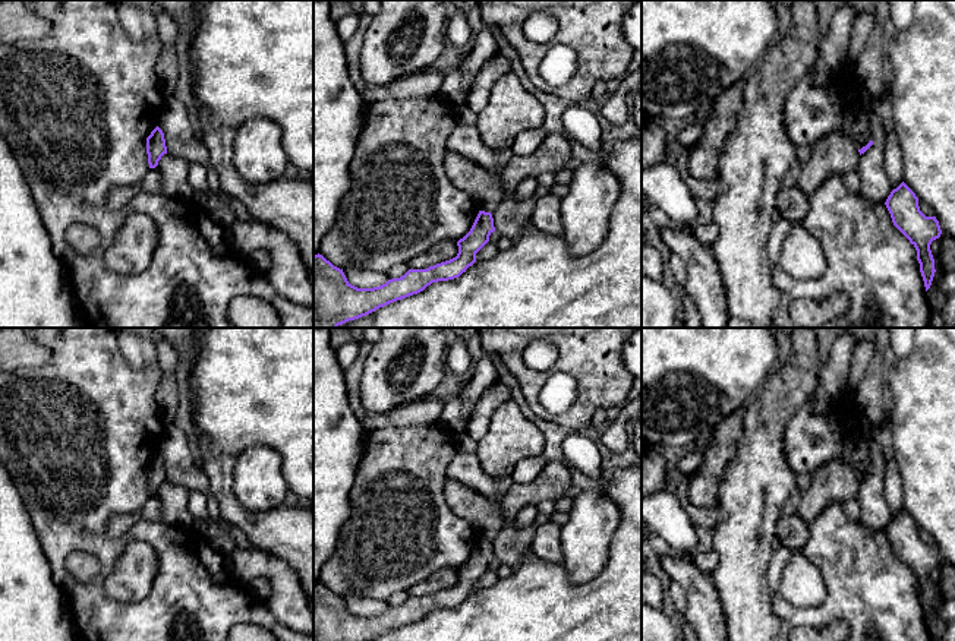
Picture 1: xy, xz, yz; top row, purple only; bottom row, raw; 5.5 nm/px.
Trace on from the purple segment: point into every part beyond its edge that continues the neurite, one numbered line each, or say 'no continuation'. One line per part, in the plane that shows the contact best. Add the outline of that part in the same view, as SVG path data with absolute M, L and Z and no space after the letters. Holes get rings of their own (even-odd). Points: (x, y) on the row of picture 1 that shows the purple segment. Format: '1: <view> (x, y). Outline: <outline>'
no continuation

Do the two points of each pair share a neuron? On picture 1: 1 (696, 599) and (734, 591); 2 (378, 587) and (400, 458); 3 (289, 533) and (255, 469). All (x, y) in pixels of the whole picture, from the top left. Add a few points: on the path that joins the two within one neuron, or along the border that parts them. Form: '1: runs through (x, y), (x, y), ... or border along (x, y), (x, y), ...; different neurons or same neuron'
1: border along (709, 575), (727, 625); different neurons
2: runs through (413, 559), (443, 552), (441, 515), (435, 496); same neuron
3: border along (240, 502), (248, 510), (258, 511), (283, 505); different neurons

